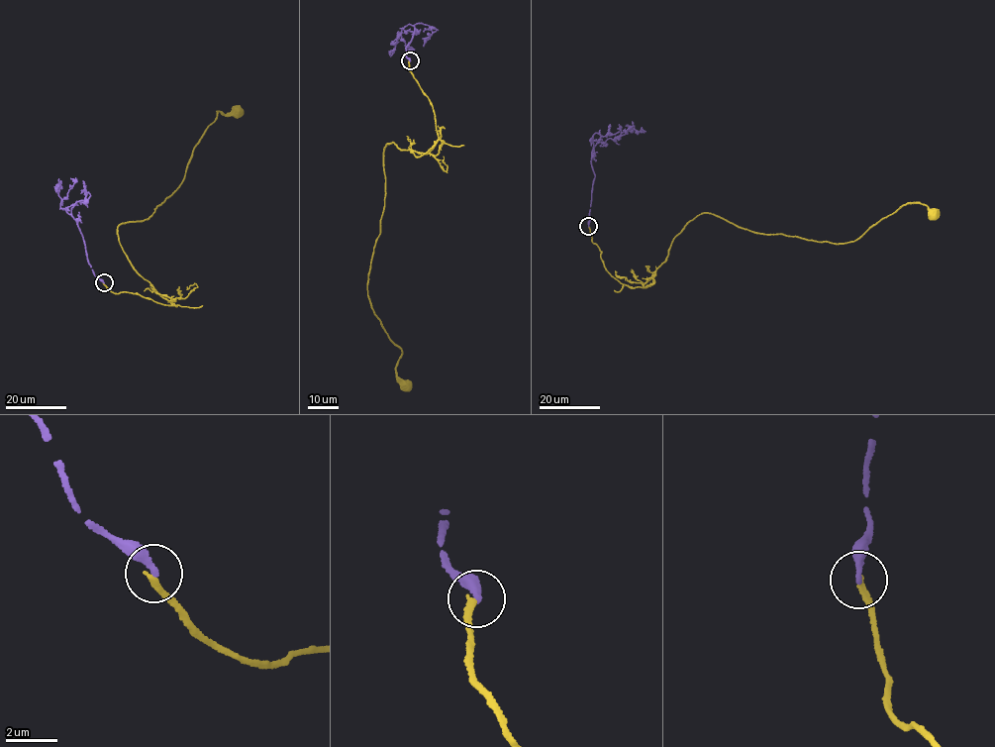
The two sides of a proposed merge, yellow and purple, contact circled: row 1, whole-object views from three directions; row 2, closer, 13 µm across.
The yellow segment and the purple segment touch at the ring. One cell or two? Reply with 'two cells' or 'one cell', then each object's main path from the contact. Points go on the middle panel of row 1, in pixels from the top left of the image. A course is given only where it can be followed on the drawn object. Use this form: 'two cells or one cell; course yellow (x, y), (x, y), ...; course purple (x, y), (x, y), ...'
two cells; course yellow (410, 60), (438, 141), (418, 157), (384, 149), (367, 283), (404, 384); course purple (410, 60), (406, 49), (416, 30), (409, 24), (402, 28), (390, 56)

